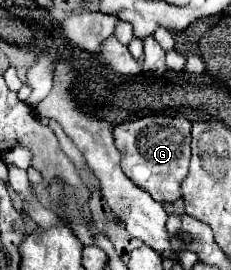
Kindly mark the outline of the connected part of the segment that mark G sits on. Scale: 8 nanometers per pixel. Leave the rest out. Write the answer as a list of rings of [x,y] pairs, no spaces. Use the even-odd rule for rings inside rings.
[[[142,117],[114,127],[116,147],[122,153],[122,171],[156,201],[172,203],[182,197],[182,181],[190,163],[190,121],[186,117]]]

